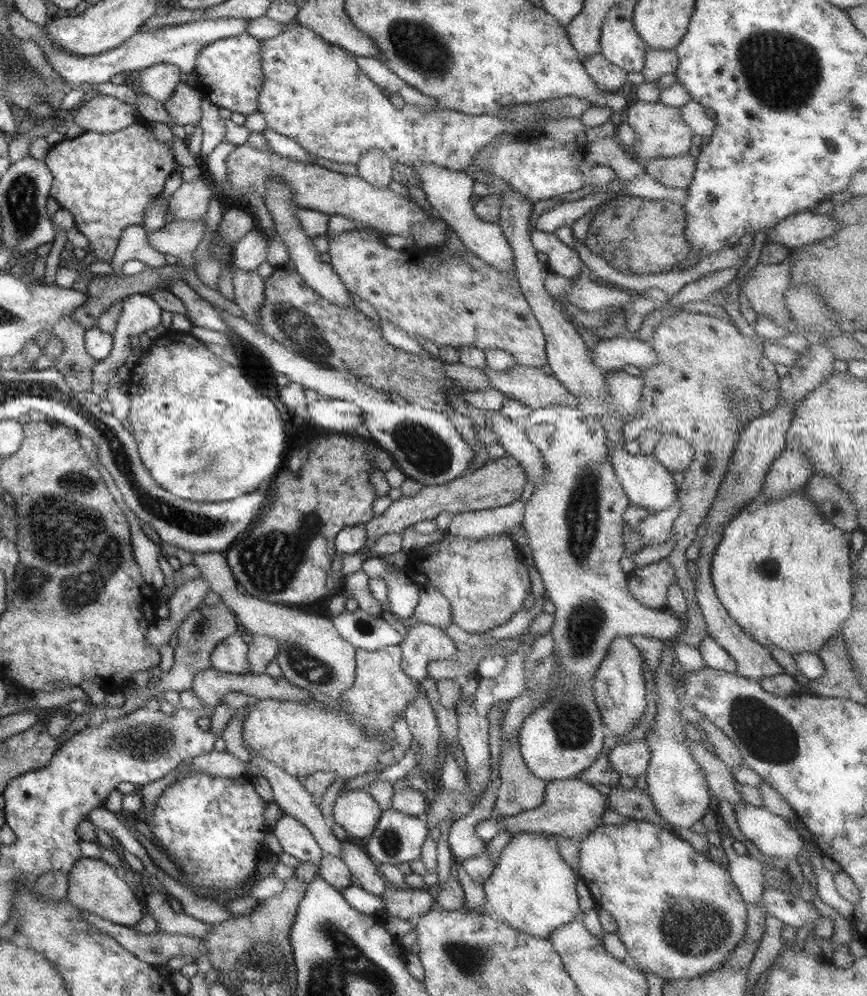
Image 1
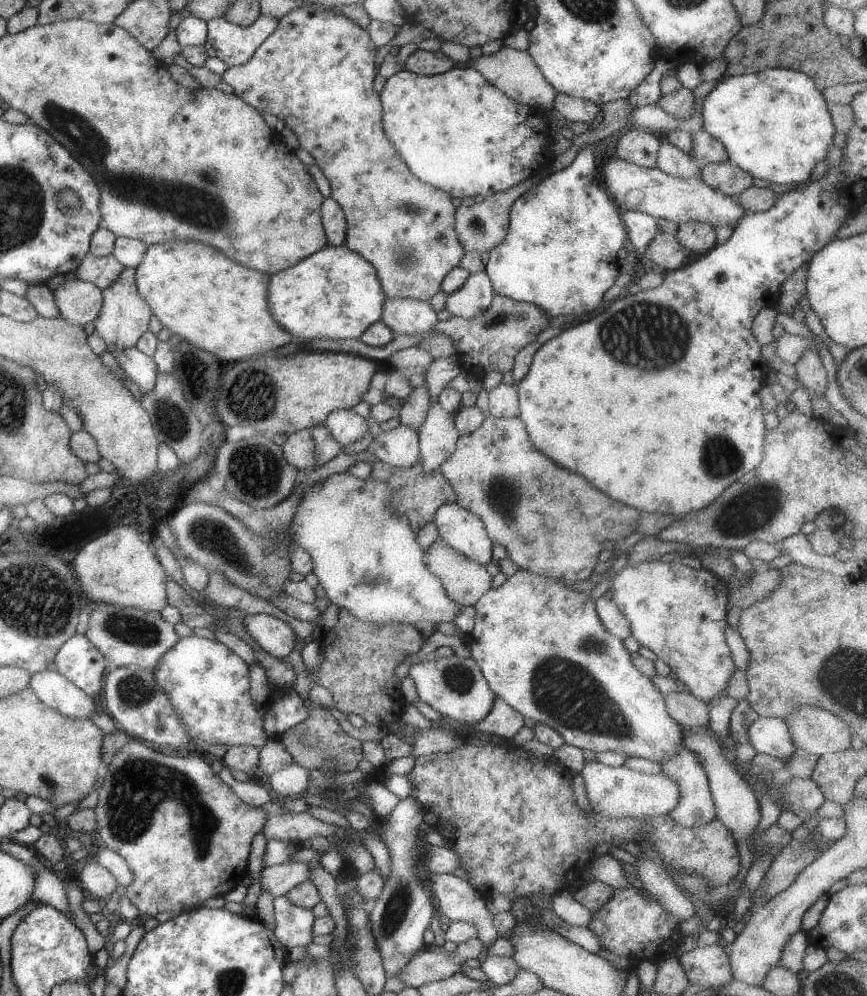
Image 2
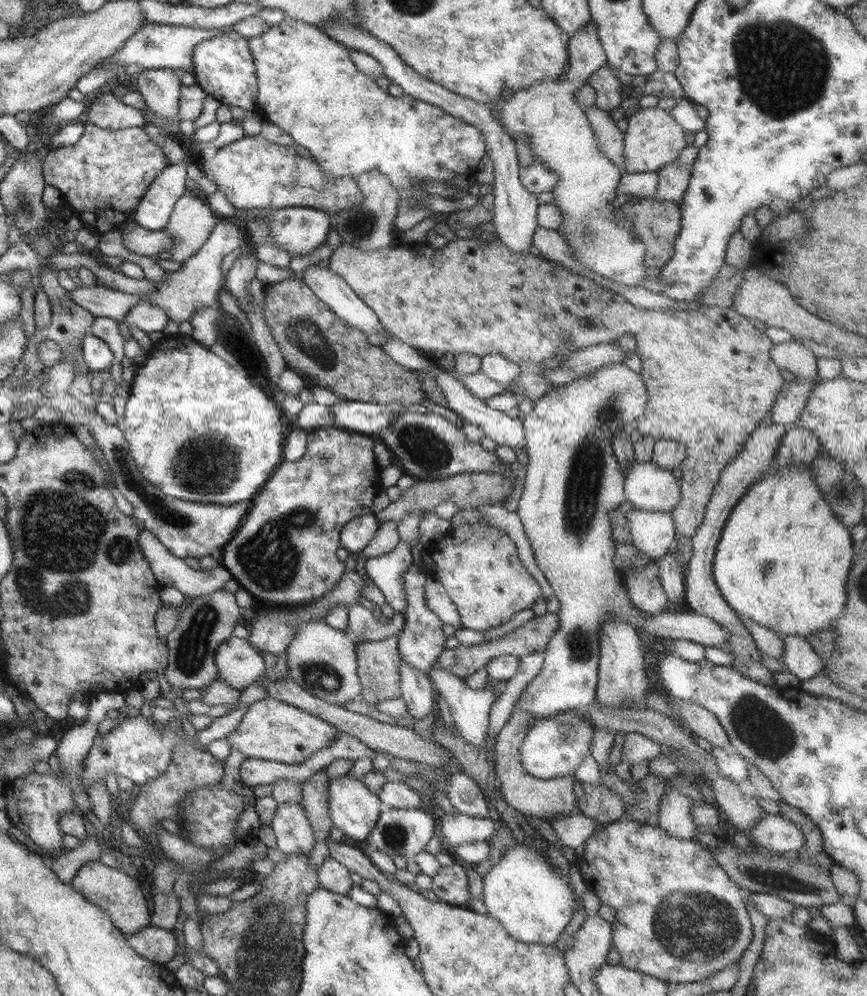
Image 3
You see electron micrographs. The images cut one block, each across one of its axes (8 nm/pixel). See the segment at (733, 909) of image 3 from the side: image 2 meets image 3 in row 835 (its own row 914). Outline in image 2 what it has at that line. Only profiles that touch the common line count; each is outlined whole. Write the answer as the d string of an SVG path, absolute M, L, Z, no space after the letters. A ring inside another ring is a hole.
M630 885L613 890L611 898L599 910L591 911L591 920L585 924L585 928L597 934L601 948L612 954L626 956L633 964L638 960L658 963L674 956L675 948L680 943L679 922L681 920L667 914L667 910L663 910L653 896Z

